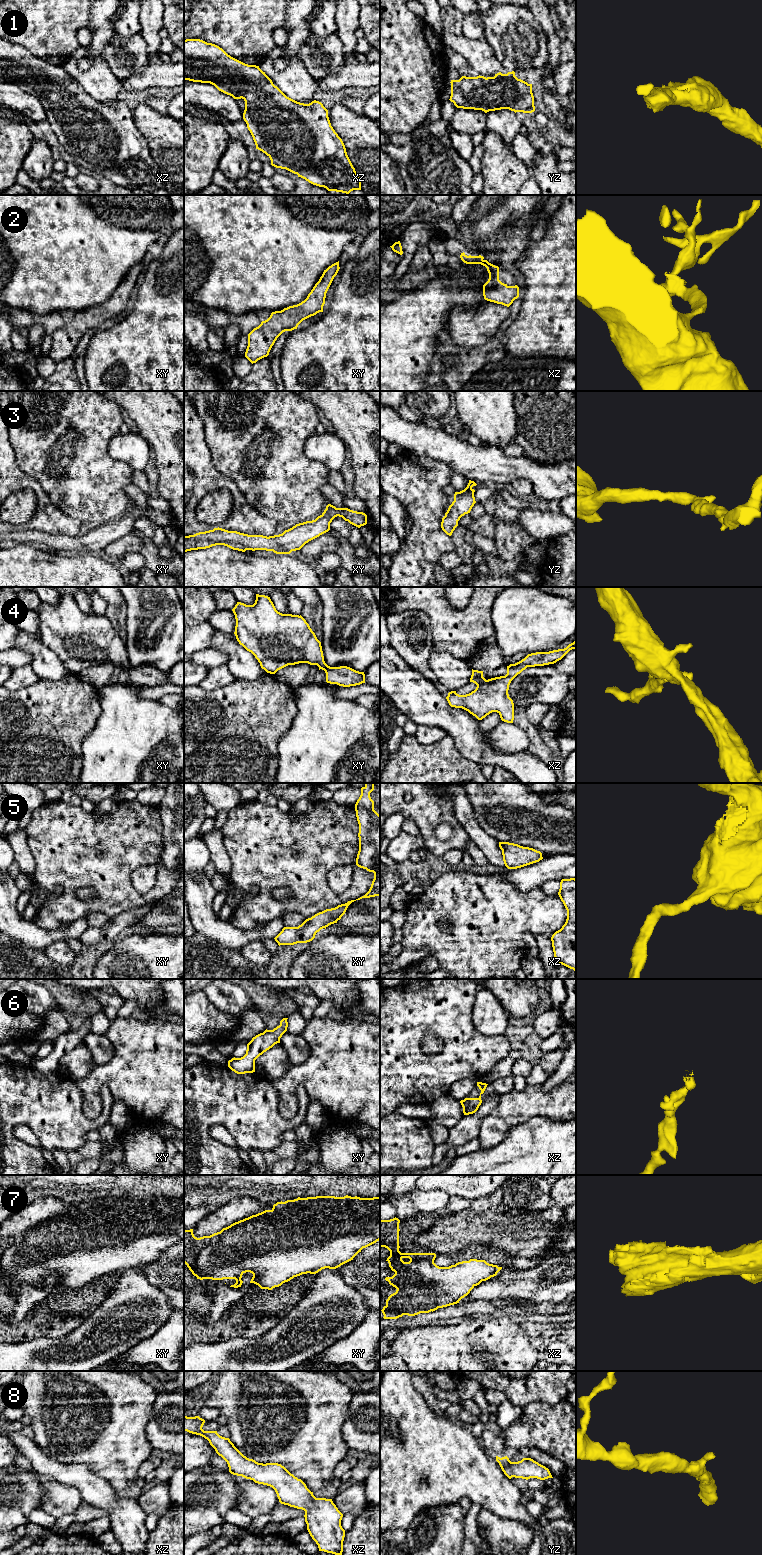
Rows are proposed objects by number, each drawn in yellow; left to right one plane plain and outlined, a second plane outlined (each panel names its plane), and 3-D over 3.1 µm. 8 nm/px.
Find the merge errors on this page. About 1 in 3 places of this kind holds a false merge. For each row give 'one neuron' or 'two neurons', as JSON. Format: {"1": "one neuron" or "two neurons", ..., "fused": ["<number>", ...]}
{"1": "one neuron", "2": "one neuron", "3": "one neuron", "4": "one neuron", "5": "one neuron", "6": "one neuron", "7": "one neuron", "8": "one neuron", "fused": []}

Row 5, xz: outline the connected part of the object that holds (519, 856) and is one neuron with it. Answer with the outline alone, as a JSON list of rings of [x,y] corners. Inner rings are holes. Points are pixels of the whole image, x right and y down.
[[[499,842],[503,861],[508,869],[521,868],[543,859],[542,853],[533,848],[523,847],[509,842]]]

